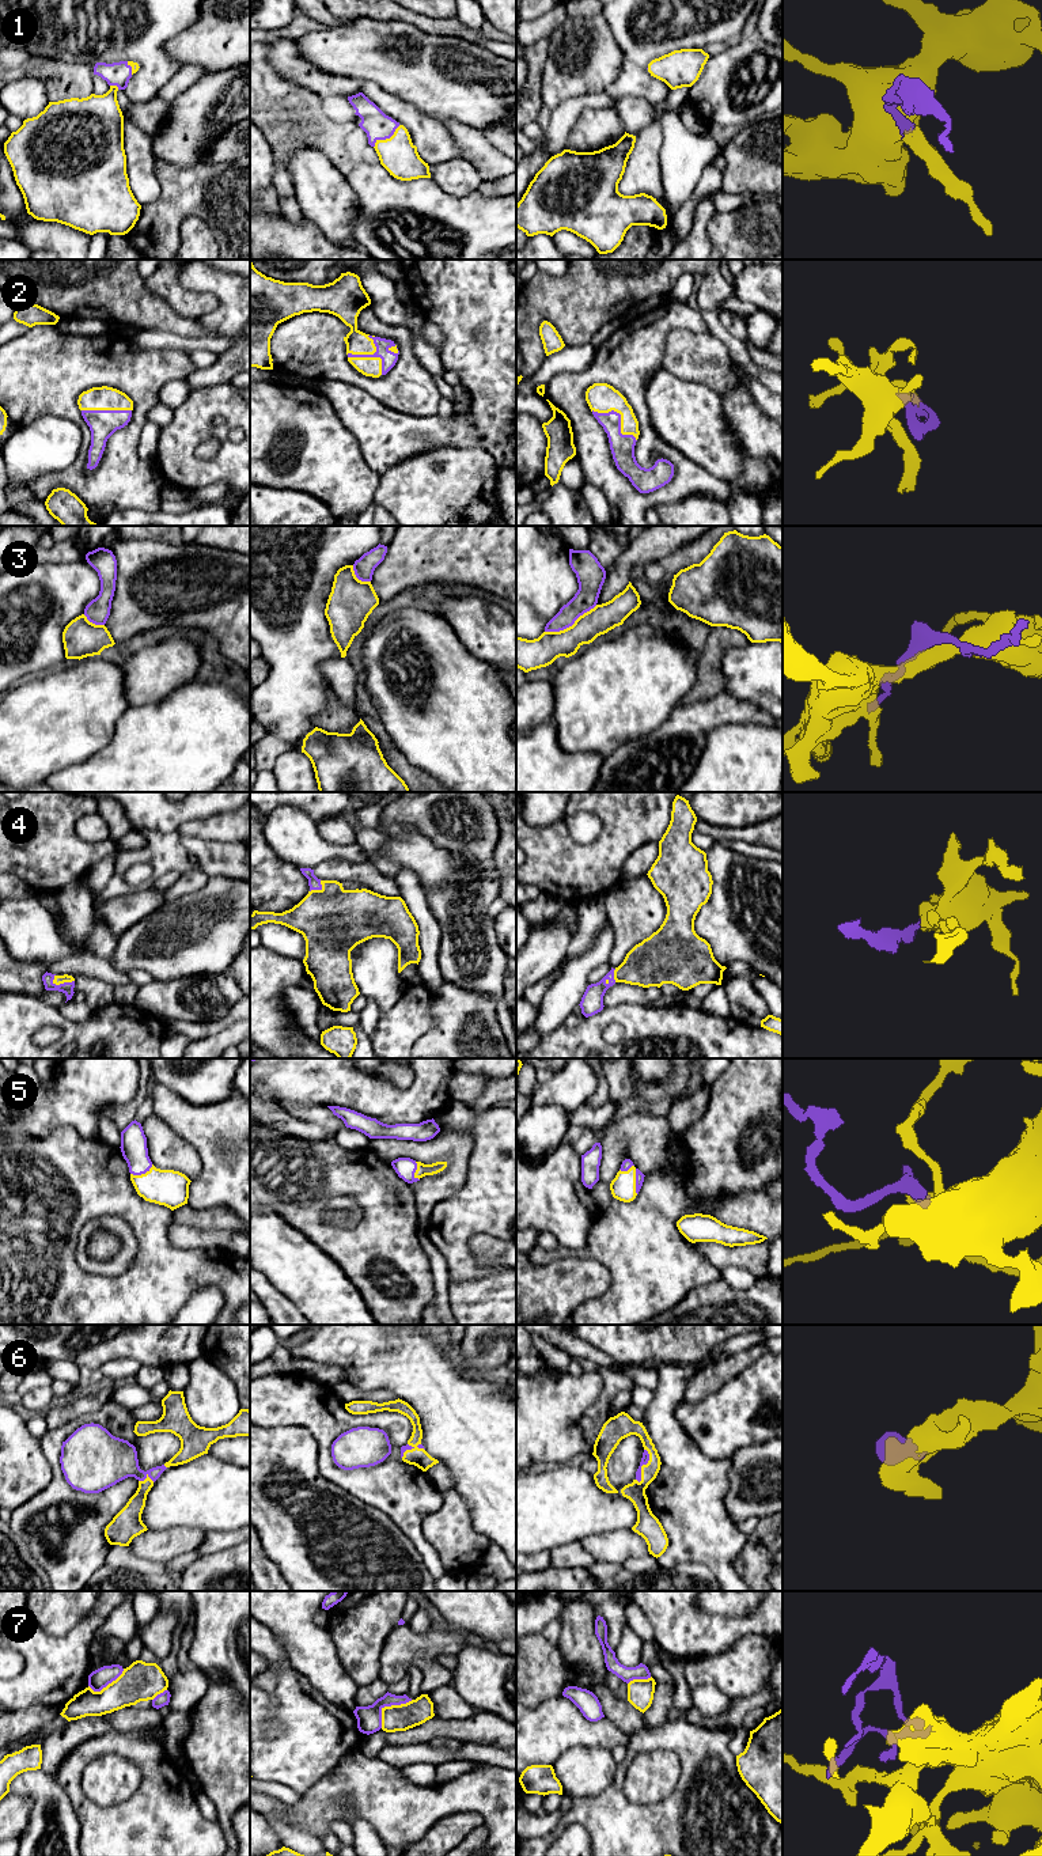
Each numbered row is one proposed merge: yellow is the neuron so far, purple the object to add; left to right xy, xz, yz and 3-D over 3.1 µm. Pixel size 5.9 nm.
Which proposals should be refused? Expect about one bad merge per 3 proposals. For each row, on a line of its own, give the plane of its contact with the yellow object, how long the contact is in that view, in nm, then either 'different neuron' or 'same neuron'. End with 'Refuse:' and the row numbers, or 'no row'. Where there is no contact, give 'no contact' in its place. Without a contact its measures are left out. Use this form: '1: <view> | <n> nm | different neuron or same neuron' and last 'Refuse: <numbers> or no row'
1: xz | 200 nm | same neuron
2: xz | 260 nm | same neuron
3: yz | 360 nm | different neuron
4: xy | 140 nm | same neuron
5: yz | 150 nm | same neuron
6: yz | 220 nm | same neuron
7: xz | 260 nm | different neuron
Refuse: 3, 7

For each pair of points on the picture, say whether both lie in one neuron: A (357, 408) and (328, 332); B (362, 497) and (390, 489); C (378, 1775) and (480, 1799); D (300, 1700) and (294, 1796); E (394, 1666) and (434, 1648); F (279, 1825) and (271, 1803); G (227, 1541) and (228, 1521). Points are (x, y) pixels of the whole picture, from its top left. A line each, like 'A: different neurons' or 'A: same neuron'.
A: different neurons
B: different neurons
C: same neuron
D: different neurons
E: same neuron
F: same neuron
G: different neurons

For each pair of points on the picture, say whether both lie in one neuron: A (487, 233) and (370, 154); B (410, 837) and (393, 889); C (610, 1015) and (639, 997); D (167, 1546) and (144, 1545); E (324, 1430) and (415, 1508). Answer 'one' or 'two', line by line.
A: two
B: two
C: two
D: one
E: one

